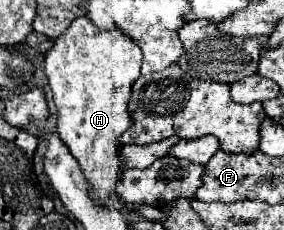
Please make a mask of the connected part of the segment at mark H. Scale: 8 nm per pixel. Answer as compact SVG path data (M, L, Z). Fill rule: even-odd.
M85 16L75 18L45 54L45 74L57 108L57 134L79 160L89 184L89 198L103 208L117 206L113 200L111 160L117 156L115 140L131 126L127 102L131 84L141 74L141 60L141 48L129 36L121 30L97 28Z

